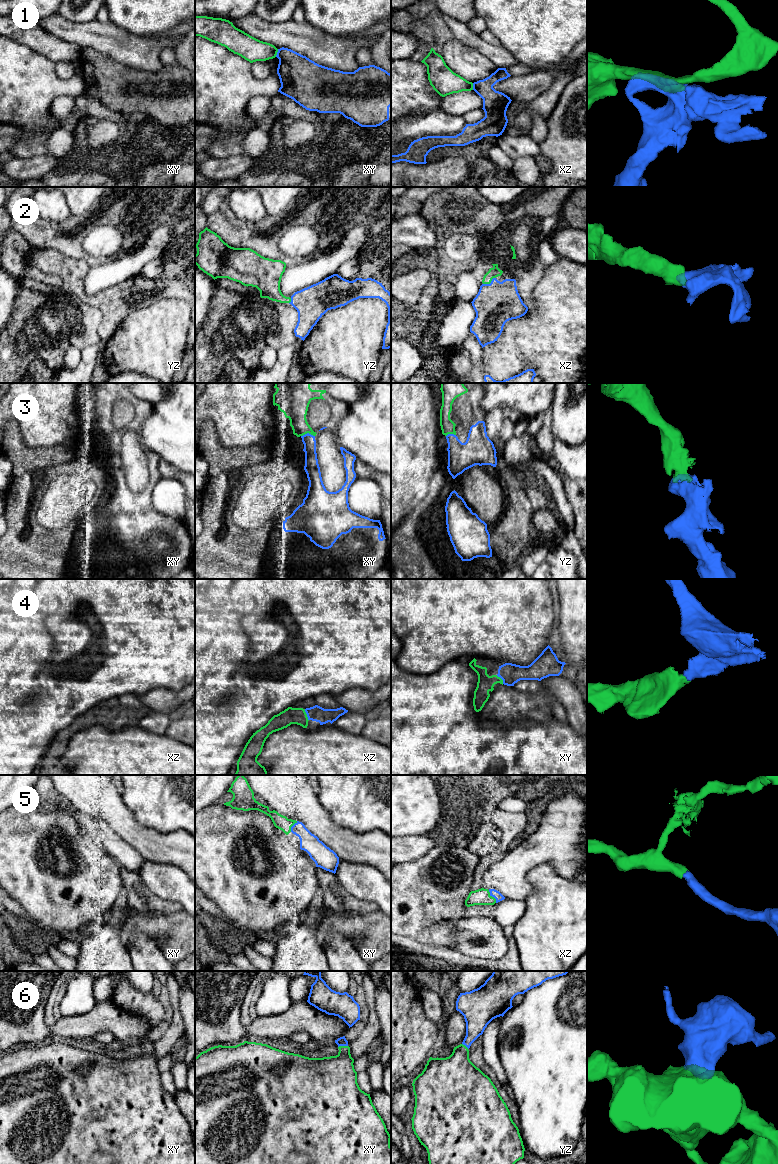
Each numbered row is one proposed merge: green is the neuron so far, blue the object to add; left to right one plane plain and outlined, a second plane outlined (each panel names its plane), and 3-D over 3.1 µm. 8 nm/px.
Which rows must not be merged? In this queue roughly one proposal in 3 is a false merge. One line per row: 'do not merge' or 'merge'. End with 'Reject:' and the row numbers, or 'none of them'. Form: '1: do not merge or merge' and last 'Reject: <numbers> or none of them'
1: do not merge
2: merge
3: merge
4: merge
5: merge
6: merge
Reject: 1

